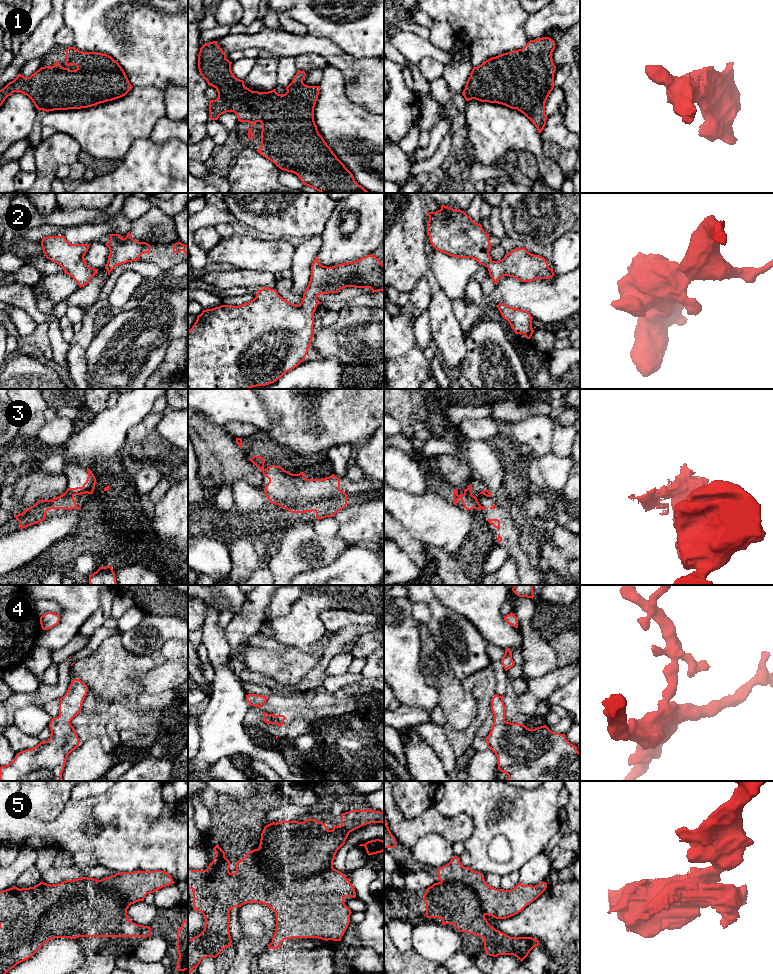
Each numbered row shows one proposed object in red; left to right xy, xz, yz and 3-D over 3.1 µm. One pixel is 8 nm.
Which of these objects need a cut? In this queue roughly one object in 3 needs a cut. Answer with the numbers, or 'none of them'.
3

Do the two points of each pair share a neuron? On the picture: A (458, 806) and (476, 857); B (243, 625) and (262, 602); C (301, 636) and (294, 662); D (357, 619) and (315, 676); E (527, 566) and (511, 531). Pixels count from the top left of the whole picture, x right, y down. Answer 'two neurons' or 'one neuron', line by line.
A: one neuron
B: one neuron
C: two neurons
D: two neurons
E: one neuron

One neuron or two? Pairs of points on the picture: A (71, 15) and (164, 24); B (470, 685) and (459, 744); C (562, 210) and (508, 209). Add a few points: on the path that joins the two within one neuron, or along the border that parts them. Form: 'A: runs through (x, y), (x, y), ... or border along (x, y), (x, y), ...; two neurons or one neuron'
A: runs through (94, 12), (112, 12), (114, 10), (141, 11); one neuron
B: runs through (482, 700), (482, 714), (472, 729); one neuron
C: runs through (549, 210), (531, 210), (527, 212), (521, 209); one neuron

